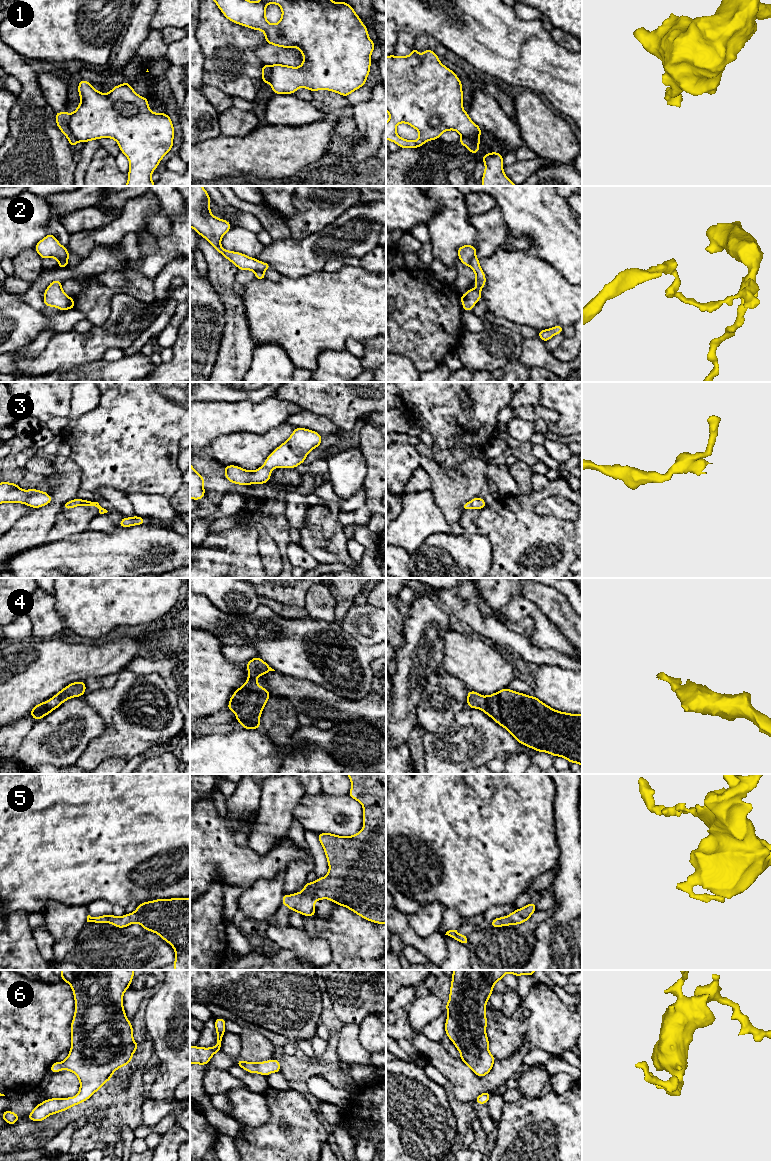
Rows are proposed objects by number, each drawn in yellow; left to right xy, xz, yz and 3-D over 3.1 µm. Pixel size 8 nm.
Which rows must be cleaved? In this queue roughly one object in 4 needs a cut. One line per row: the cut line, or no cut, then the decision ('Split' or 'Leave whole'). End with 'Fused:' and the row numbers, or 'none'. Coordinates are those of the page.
1: Split along xy (70, 114), (69, 129), (79, 140). Split
2: Split along yz (475, 255), (469, 265). Split
3: No split. Leave whole
4: No split. Leave whole
5: No split. Leave whole
6: No split. Leave whole
Fused: 1, 2

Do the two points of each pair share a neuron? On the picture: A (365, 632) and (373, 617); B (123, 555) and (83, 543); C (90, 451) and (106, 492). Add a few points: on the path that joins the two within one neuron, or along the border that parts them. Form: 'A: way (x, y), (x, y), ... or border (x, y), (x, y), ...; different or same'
A: way (367, 628), (373, 621); same
B: way (113, 555), (95, 555), (93, 553); same
C: border (97, 490), (101, 487), (113, 487), (126, 495); different

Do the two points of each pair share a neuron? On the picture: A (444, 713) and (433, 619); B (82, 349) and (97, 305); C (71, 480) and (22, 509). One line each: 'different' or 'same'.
A: different
B: different
C: different

